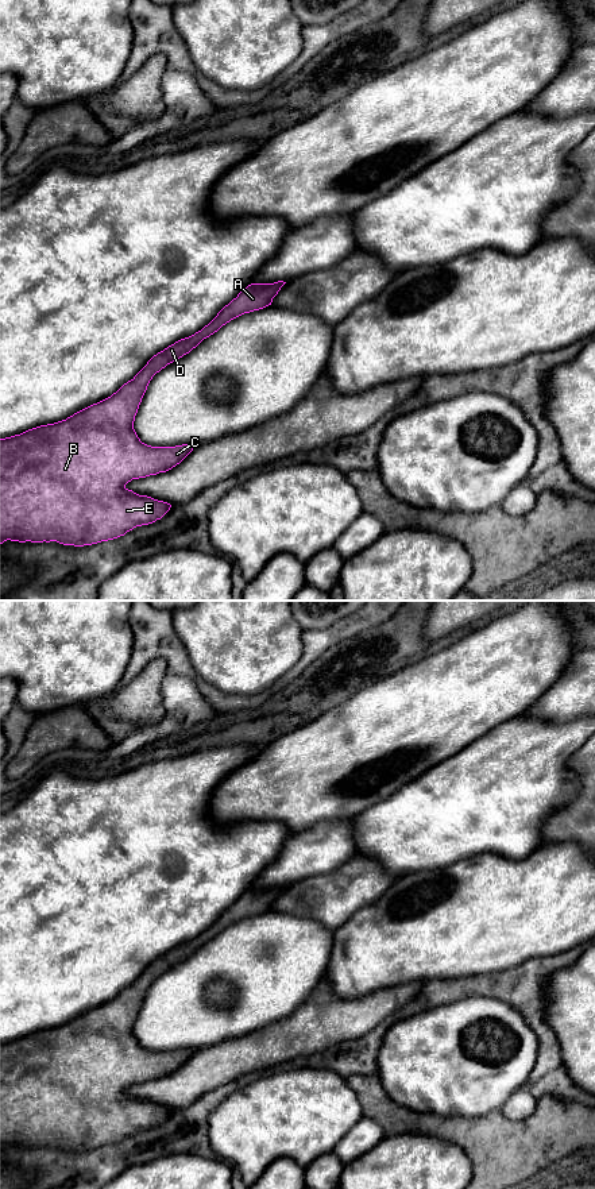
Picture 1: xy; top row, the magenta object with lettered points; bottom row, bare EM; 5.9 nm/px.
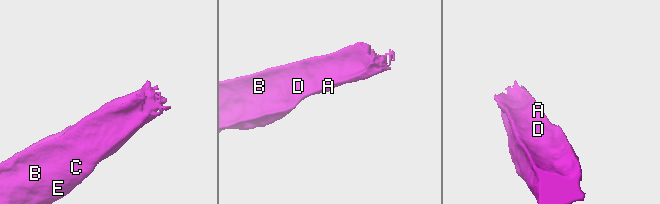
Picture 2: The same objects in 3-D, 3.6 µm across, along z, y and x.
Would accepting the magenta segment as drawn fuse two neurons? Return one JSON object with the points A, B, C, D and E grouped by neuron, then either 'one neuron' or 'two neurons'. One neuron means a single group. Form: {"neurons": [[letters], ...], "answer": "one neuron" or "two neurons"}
{"neurons": [["A", "B", "C", "D", "E"]], "answer": "one neuron"}

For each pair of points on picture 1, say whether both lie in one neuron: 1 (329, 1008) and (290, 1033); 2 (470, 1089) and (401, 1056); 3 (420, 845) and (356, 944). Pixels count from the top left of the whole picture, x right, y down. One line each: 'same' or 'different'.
1: same
2: same
3: different

